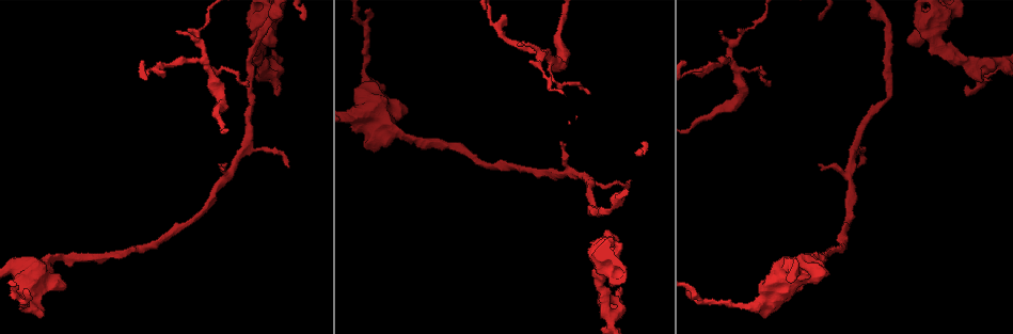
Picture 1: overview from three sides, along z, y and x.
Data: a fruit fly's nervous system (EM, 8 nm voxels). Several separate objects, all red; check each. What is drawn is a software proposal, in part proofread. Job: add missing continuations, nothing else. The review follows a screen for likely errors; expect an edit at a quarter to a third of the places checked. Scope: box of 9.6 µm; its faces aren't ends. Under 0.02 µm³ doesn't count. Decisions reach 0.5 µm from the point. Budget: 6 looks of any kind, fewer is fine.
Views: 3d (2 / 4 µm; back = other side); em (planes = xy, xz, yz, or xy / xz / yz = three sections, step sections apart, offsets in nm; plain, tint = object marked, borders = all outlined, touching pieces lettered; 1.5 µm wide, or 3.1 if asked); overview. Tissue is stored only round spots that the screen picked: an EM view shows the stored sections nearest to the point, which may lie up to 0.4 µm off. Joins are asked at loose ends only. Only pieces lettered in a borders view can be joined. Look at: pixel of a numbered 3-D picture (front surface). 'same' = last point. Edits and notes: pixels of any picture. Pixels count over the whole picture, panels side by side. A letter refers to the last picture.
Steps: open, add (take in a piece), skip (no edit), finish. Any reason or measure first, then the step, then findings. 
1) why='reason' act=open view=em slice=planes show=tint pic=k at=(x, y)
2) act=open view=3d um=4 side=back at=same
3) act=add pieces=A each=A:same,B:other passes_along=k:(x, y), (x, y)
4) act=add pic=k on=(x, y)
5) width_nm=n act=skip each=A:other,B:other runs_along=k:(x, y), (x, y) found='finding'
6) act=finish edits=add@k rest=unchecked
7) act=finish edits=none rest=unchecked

why='free end' act=open view=3d um=2 pic=1 at=(859, 165)

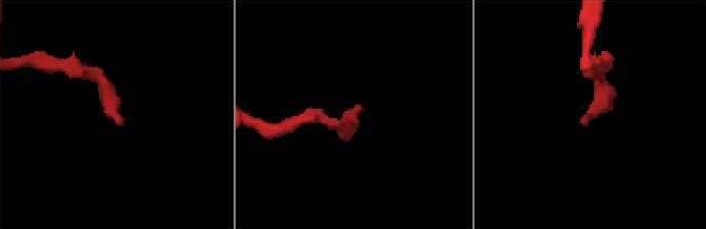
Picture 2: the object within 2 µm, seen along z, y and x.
act=open view=em slice=planes show=borders pic=2 at=(118, 124)

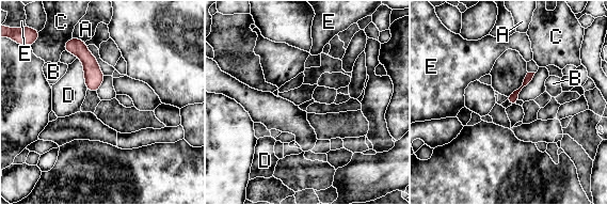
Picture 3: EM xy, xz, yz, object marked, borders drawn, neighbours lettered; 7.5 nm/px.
act=skip each=A:other,B:other,C:other,D:other,E:other border=3:(77, 57), (82, 64), (86, 90) found='no lettered piece goes on from it'

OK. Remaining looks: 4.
why='branch stops here' act=open view=3d um=2 pic=1 at=(264, 80)

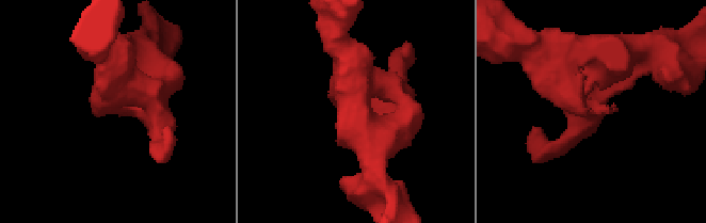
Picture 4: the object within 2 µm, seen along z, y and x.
why='shape alone is not enough' act=open view=em slice=xy step=4 show=borders pic=4 at=(616, 111)

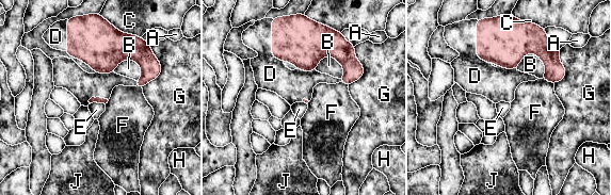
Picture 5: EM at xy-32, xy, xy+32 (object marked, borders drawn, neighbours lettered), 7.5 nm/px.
why='another direction' act=open view=em slice=planes show=borders at=same

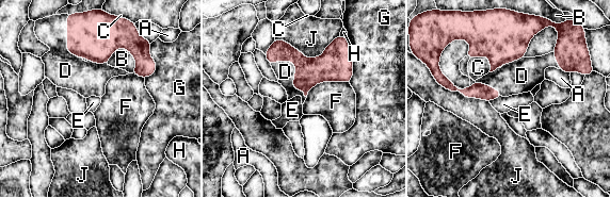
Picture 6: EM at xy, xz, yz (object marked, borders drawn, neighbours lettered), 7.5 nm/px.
act=add pieces=D each=A:other,B:other,C:other,D:same,E:other,F:other,G:other,H:other,J:other passes_along=6:(327, 67), (295, 71), (285, 71) found='it goes on there'

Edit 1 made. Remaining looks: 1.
why='tapers out' act=open view=em slice=planes show=borders pic=1 at=(248, 86)

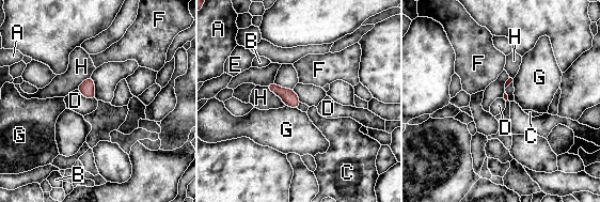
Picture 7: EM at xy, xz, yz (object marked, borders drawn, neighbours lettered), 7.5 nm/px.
act=skip each=A:other,B:other,C:other,D:other,E:other,F:other,G:other,H:other border=7:(76, 90), (85, 97), (95, 99) found='none of them fits'

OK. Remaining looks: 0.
act=finish edits=add@6 rest=unchecked

